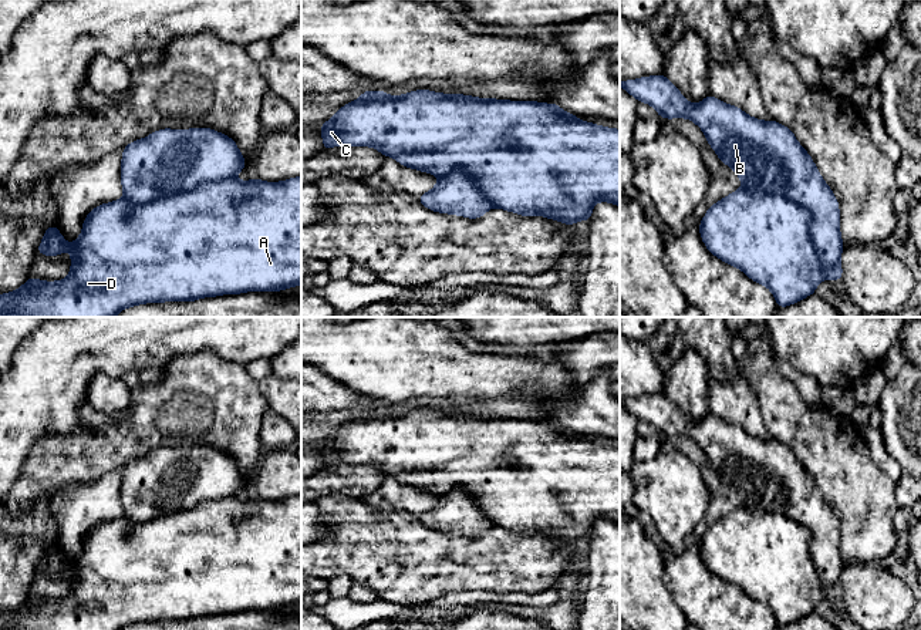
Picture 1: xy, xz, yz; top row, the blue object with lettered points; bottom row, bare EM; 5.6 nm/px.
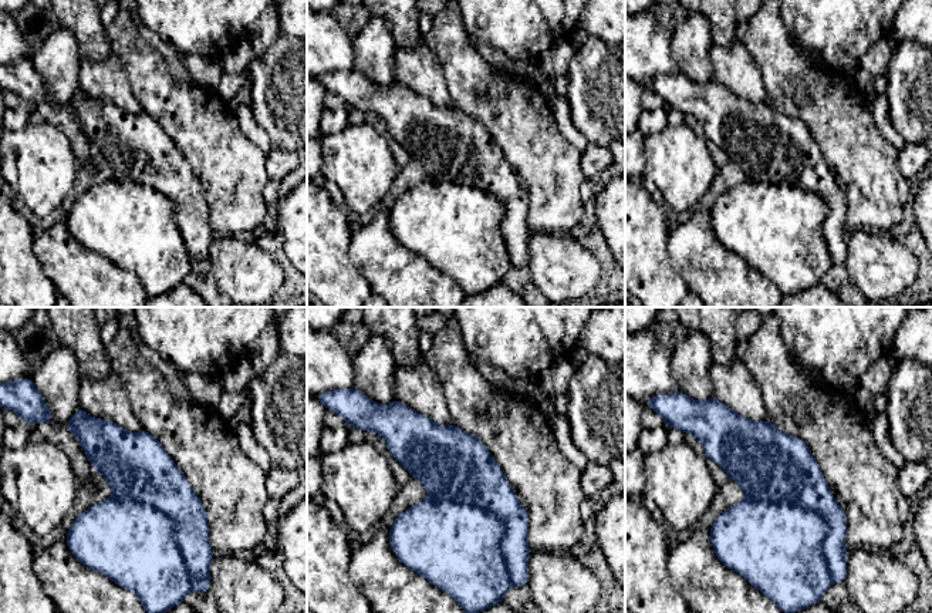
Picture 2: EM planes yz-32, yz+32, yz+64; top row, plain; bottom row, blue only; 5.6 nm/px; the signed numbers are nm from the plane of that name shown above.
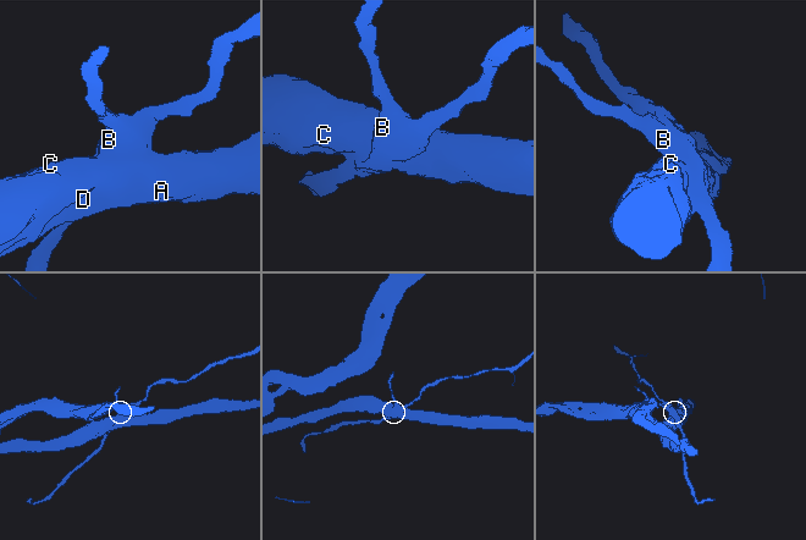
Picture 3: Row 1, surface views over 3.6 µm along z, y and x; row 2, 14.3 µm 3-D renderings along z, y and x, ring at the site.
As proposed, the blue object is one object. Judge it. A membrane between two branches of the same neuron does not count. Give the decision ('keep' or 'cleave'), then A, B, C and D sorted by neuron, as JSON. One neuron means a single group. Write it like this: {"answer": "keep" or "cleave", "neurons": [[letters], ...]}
{"answer": "cleave", "neurons": [["A", "C", "D"], ["B"]]}

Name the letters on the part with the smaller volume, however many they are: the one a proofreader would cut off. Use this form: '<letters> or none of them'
B

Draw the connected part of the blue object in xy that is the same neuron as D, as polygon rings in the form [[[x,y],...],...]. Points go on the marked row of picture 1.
[[[301,176],[281,182],[264,182],[262,179],[239,181],[225,178],[202,183],[196,189],[166,195],[145,205],[135,206],[126,198],[102,203],[94,208],[84,219],[81,235],[68,245],[57,226],[50,226],[37,249],[44,256],[58,256],[61,252],[71,253],[71,270],[64,280],[44,282],[36,277],[16,292],[0,294],[0,317],[115,317],[122,309],[144,303],[193,301],[202,297],[220,294],[240,294],[244,292],[279,292],[301,284]]]

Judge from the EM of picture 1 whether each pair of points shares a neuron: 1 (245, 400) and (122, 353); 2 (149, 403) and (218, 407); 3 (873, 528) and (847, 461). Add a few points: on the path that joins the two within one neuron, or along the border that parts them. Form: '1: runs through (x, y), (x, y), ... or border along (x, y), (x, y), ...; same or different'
1: border along (194, 353), (175, 356), (162, 371); different
2: runs through (167, 407), (201, 407); same
3: runs through (873, 511), (871, 504), (847, 478); same

